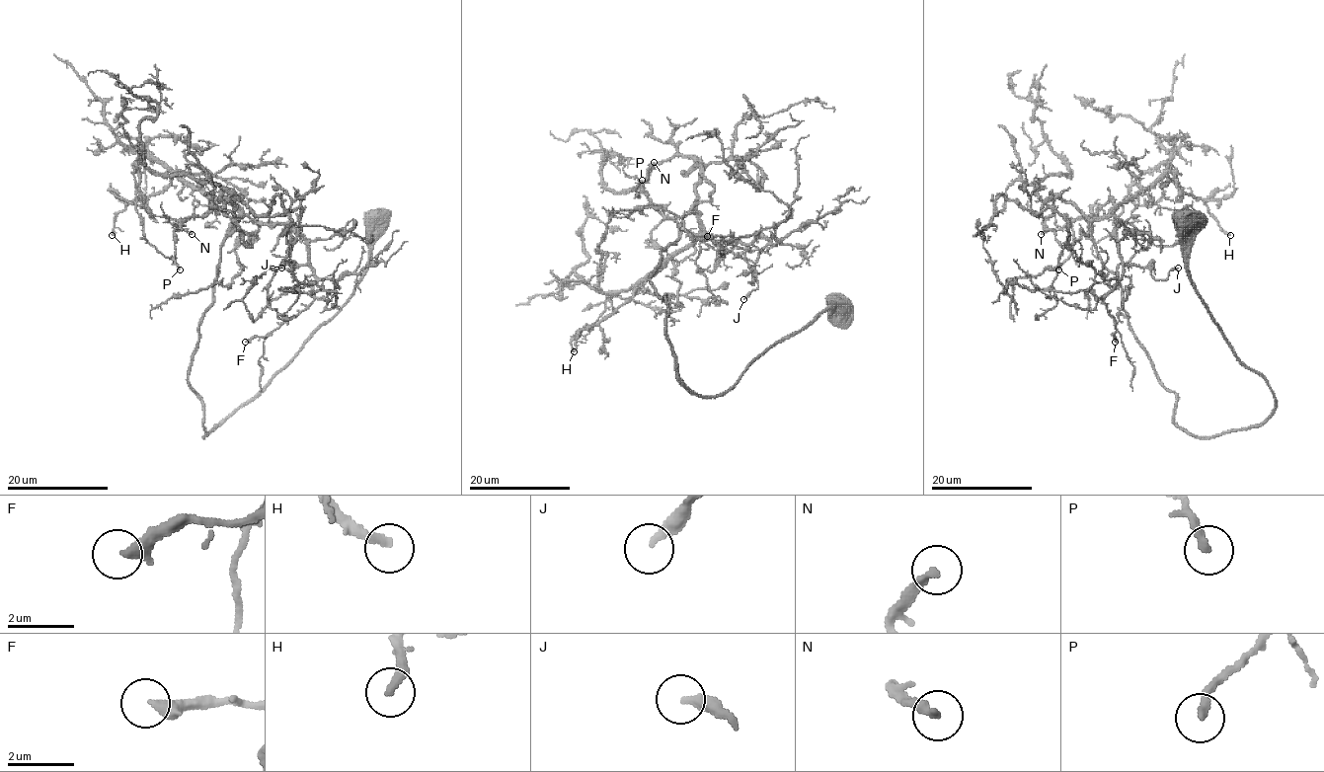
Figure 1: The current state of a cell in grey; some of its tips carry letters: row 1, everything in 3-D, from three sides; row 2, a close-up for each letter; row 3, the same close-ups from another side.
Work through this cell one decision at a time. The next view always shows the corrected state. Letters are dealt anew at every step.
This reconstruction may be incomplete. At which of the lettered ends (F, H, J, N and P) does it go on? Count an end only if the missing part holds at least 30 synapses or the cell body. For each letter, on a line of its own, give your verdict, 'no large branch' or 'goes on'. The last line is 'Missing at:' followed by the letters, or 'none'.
F: no large branch
H: goes on
J: no large branch
N: goes on
P: no large branch
Missing at: H, N

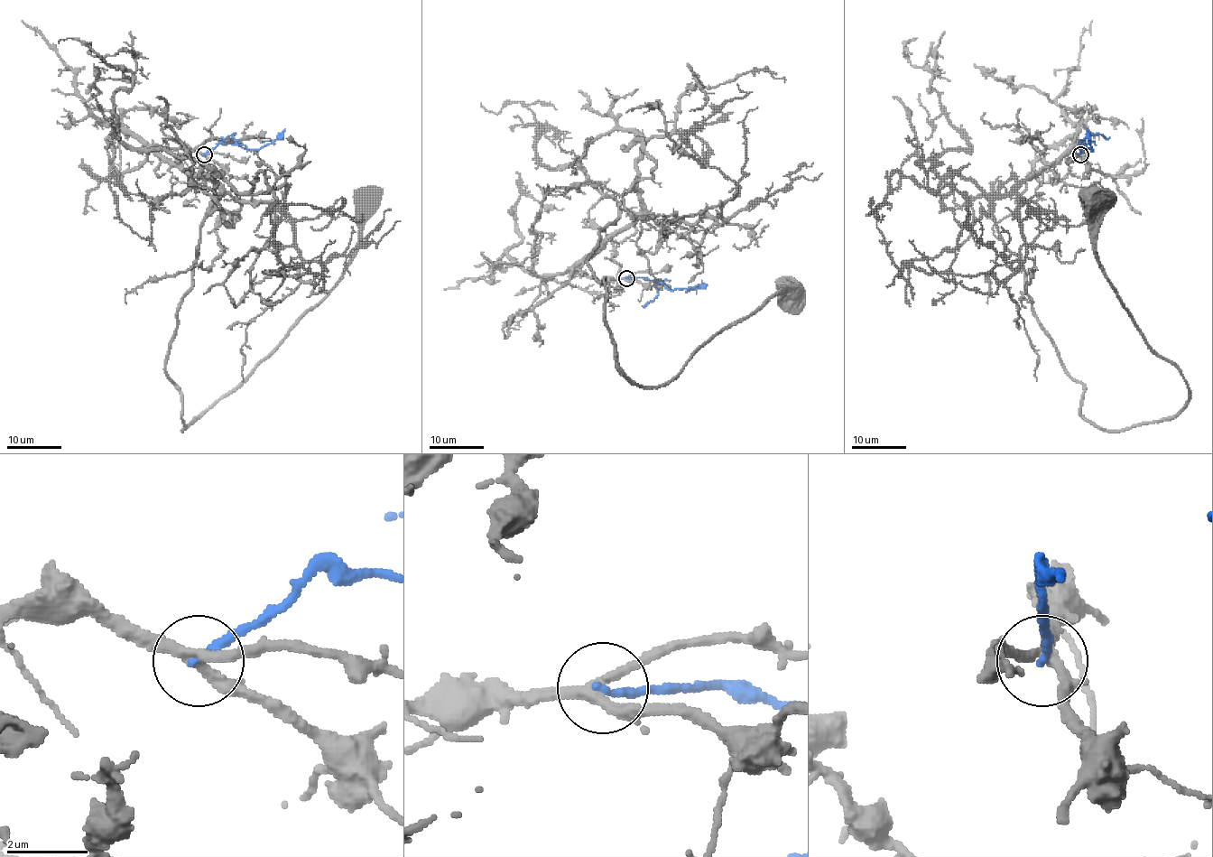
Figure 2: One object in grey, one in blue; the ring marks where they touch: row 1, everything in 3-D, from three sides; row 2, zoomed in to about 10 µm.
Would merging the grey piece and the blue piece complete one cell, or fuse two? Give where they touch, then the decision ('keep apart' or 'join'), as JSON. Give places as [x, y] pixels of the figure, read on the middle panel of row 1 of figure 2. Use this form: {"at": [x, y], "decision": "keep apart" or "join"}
{"at": [626, 278], "decision": "keep apart"}

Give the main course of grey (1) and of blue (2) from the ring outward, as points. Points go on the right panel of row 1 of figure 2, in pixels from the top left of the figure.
1: (1079, 154), (993, 218), (1081, 414), (1106, 430), (1169, 420), (1188, 385), (1106, 275), (1093, 200)
2: (1079, 154), (1079, 144), (1092, 150), (1087, 128)

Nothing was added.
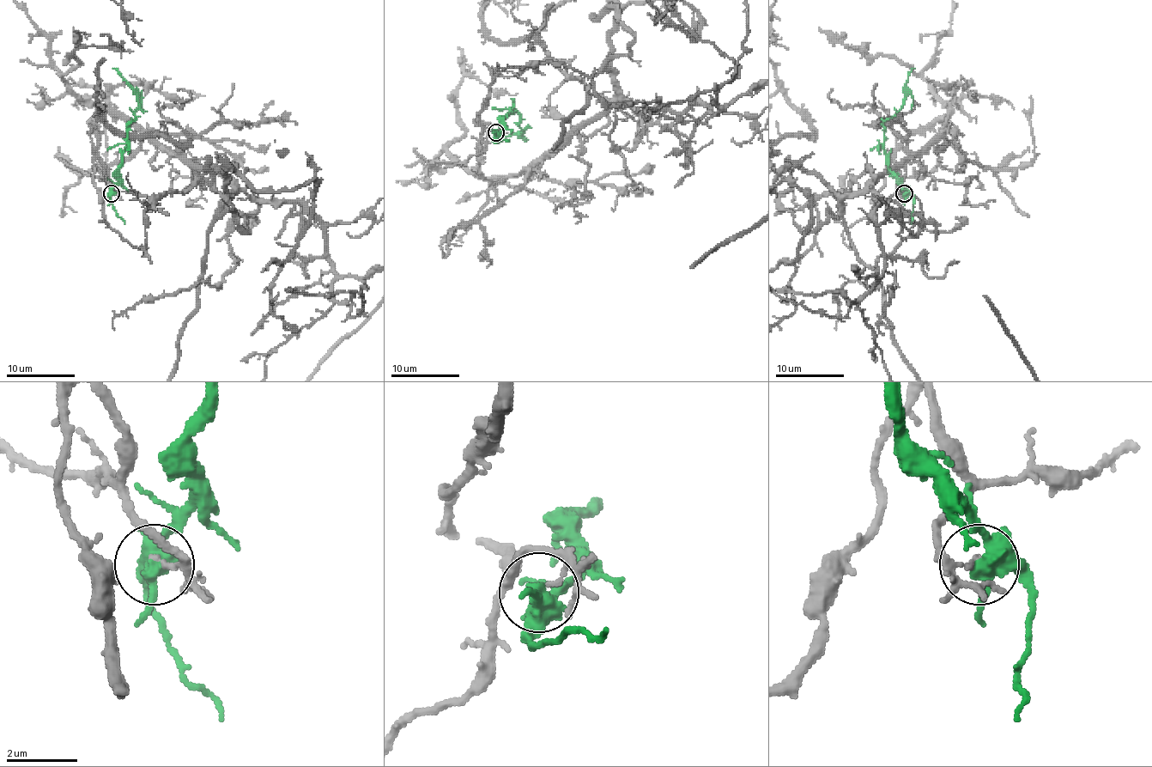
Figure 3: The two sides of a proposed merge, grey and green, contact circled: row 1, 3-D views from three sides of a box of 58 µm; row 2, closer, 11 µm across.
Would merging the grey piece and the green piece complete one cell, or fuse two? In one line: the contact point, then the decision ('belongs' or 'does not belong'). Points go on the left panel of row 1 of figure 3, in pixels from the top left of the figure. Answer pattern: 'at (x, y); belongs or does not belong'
at (111, 193); does not belong

